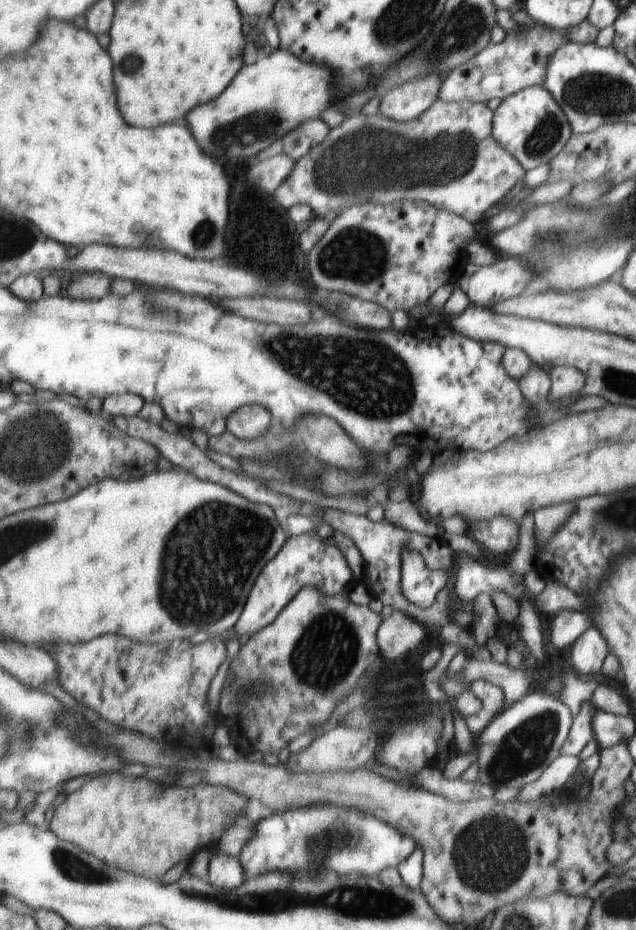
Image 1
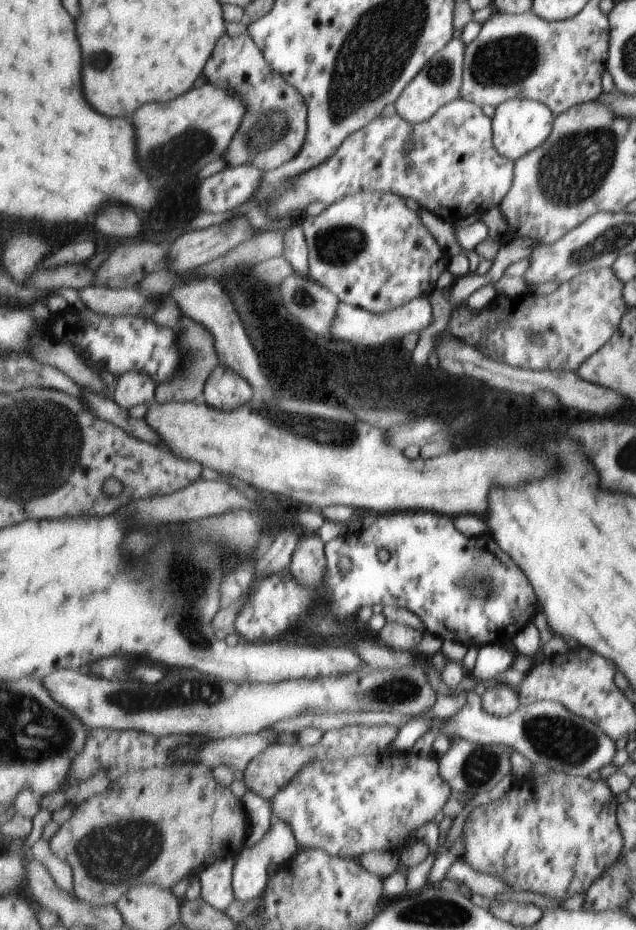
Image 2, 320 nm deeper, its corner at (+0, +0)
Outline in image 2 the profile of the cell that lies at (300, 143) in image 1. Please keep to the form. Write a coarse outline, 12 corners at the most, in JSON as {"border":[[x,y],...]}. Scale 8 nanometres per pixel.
{"border":[[249,30],[224,35],[208,84],[249,105],[230,167],[284,167],[309,136],[306,97]]}

